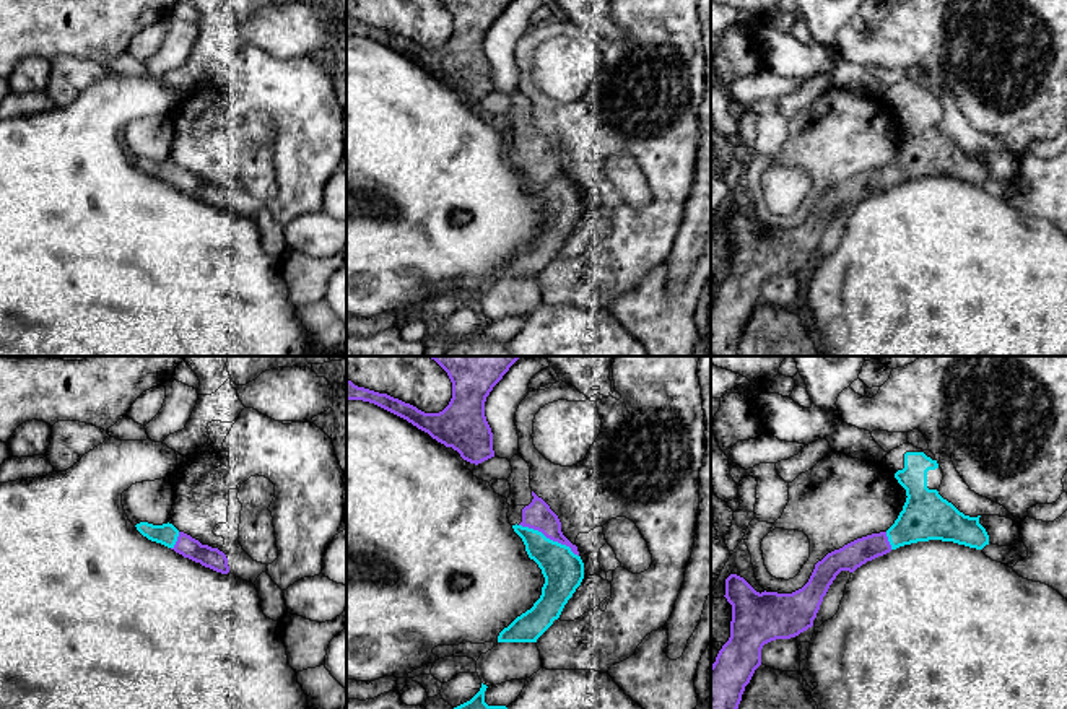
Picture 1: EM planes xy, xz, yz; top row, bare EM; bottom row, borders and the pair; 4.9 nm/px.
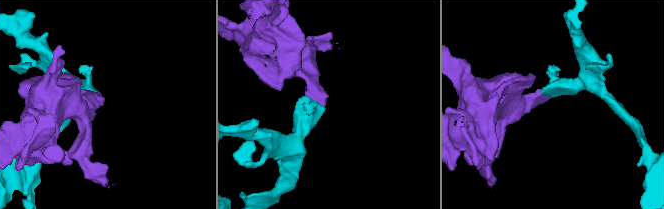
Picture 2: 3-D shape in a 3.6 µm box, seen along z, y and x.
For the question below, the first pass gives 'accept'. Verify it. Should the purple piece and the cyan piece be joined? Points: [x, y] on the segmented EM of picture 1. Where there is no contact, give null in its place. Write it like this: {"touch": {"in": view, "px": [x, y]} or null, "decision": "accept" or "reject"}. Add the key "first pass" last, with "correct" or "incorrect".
{"touch": {"in": "xz", "px": [548, 537]}, "decision": "accept", "first pass": "correct"}

